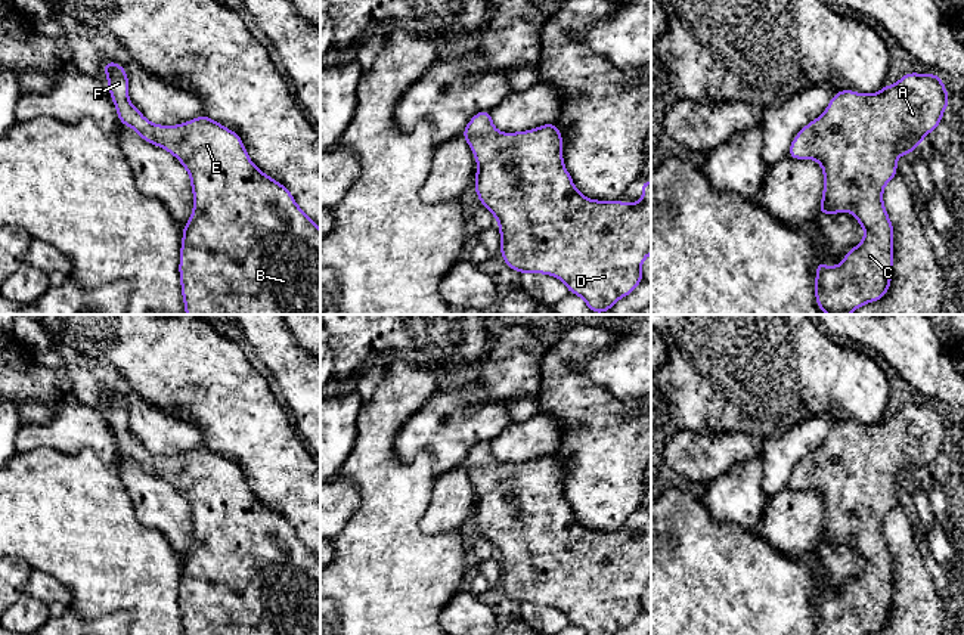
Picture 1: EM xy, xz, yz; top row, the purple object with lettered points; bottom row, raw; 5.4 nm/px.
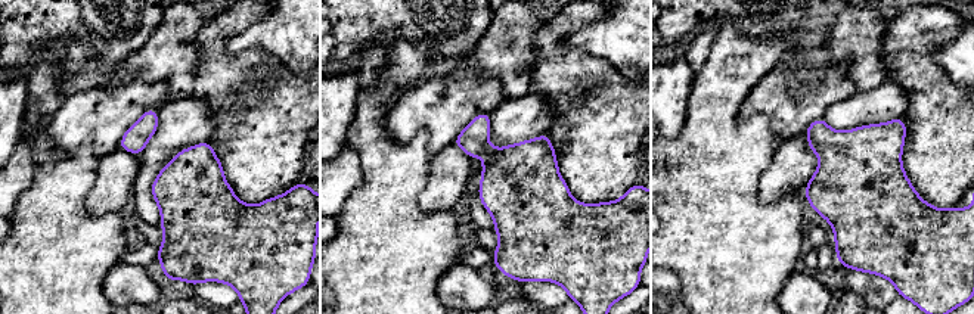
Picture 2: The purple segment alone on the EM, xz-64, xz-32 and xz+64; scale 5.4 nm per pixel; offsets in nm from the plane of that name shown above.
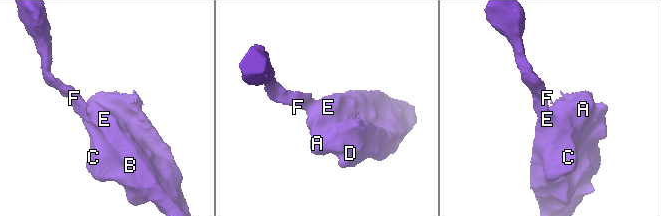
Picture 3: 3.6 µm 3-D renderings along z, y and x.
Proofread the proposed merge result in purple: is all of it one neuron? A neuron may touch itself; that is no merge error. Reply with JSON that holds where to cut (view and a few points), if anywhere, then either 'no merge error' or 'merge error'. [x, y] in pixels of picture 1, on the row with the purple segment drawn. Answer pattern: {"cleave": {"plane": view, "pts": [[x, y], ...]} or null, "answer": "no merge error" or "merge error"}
{"cleave": null, "answer": "no merge error"}

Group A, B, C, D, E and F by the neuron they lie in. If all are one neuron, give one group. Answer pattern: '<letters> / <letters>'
A B C D E F

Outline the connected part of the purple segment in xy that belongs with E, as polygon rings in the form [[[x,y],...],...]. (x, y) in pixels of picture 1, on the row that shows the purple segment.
[[[105,61],[103,72],[108,77],[109,95],[114,100],[120,123],[134,128],[140,137],[155,146],[164,148],[173,154],[187,170],[193,192],[193,213],[187,224],[182,229],[183,239],[180,248],[180,284],[186,315],[320,315],[320,229],[316,223],[297,205],[291,192],[279,182],[264,174],[249,159],[242,139],[235,131],[211,120],[205,114],[187,123],[177,126],[158,126],[148,121],[139,109],[128,100],[128,77],[123,65]]]

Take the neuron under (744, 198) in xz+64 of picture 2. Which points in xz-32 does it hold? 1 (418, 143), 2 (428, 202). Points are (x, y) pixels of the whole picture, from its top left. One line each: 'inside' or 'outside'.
1: inside
2: outside

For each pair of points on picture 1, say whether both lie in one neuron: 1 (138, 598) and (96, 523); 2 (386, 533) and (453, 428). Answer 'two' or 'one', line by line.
1: one
2: two

